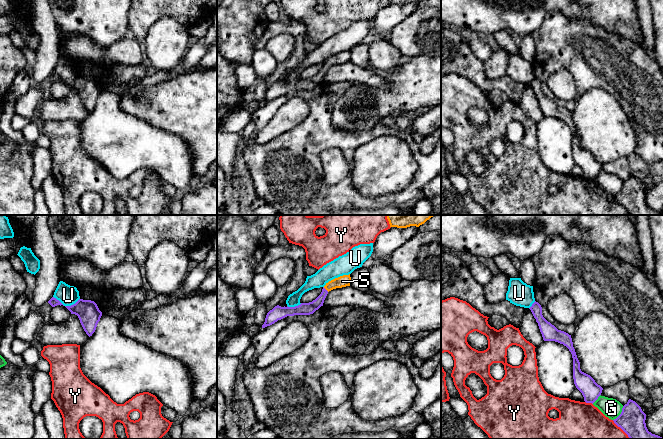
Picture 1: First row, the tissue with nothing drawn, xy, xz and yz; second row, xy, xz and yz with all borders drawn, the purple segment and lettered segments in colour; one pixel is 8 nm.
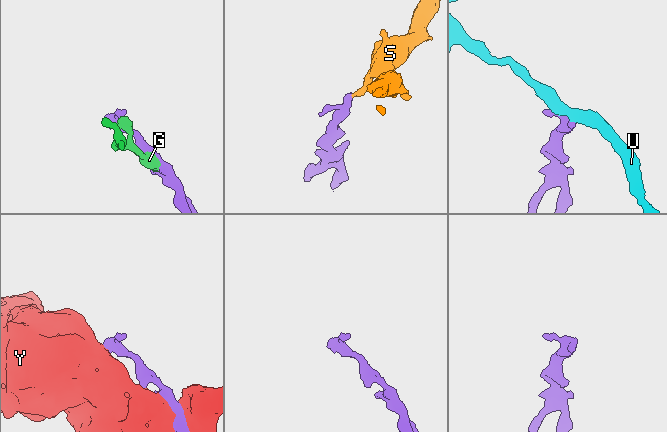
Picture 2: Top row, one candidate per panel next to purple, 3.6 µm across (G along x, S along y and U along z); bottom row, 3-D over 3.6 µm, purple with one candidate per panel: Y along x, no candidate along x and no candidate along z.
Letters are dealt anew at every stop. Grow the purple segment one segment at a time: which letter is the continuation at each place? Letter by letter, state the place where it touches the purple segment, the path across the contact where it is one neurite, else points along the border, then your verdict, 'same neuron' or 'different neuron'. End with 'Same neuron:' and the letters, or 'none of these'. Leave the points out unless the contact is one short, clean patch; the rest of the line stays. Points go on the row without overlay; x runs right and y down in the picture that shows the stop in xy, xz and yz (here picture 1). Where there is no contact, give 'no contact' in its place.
G: meets purple in yz at (621, 189); different neuron
S: meets purple in xz at (325, 65); runs through xz (309, 84), (323, 71), (325, 65), (332, 60), (342, 57); same neuron
U: meets purple in xy at (66, 82); different neuron
Y: meets purple in yz at (589, 178); different neuron
Same neuron: S

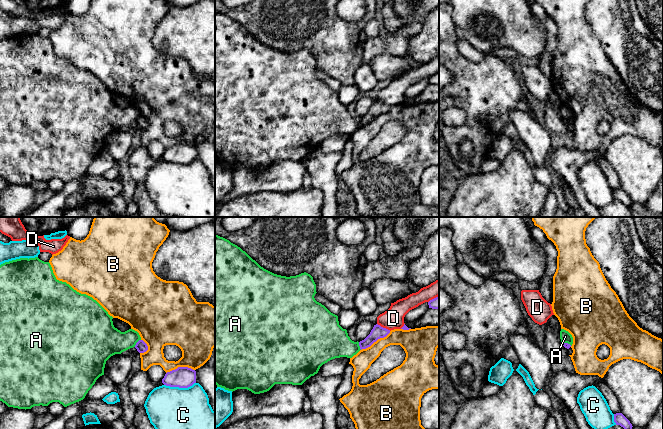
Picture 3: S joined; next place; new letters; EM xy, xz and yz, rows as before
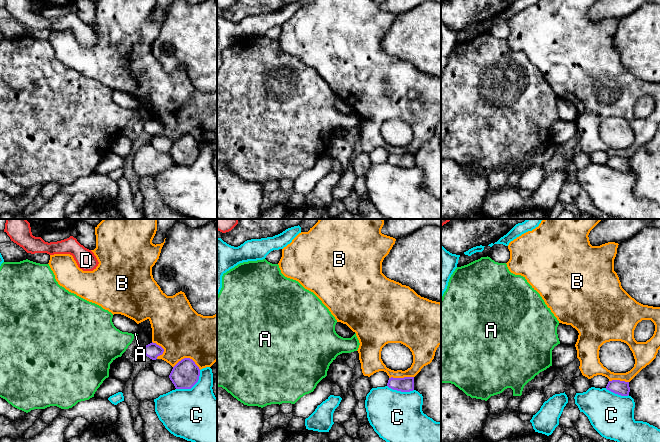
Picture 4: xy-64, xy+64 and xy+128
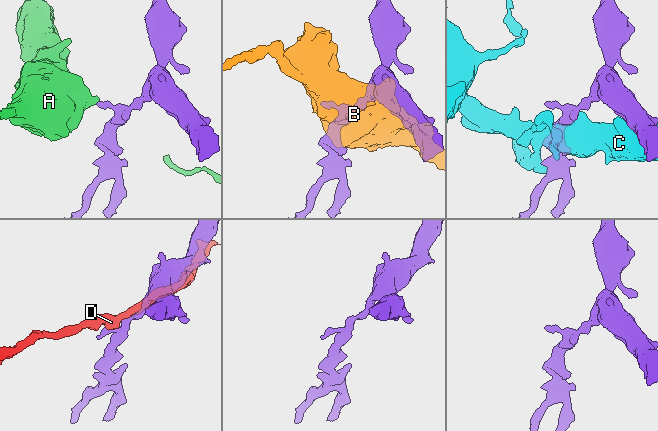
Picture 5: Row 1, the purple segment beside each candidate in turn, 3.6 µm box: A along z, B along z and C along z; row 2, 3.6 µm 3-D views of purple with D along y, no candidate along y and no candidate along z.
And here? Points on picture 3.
A: meets purple in xy at (136, 119); border along xy (140, 115), (134, 122); different neuron
B: meets purple in xz at (375, 117); different neuron
C: meets purple in xy at (179, 163); different neuron
D: meets purple in xz at (384, 104); border along xz (377, 99), (390, 106); different neuron
Same neuron: none of these

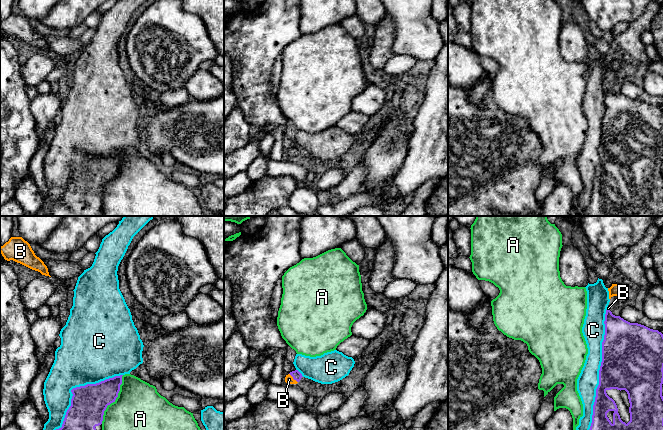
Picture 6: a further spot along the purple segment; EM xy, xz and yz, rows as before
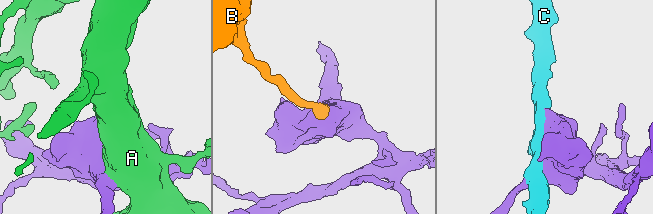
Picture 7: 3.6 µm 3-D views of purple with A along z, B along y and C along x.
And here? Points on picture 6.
A: meets purple in xy at (114, 176); different neuron
B: meets purple in xz at (293, 154); runs through xz (296, 151), (293, 154), (289, 155); same neuron
C: meets purple in yz at (599, 148); different neuron
Same neuron: B

